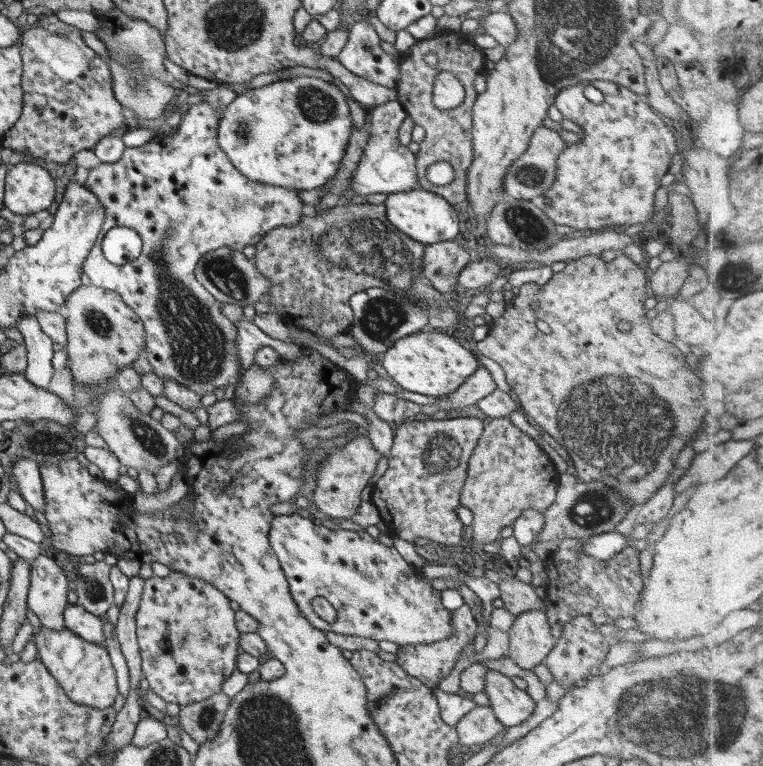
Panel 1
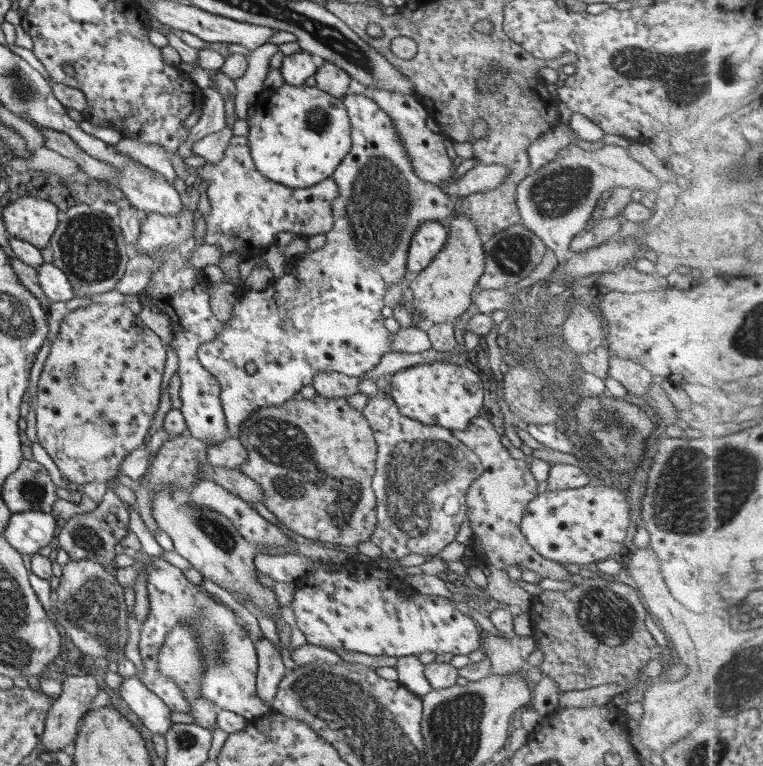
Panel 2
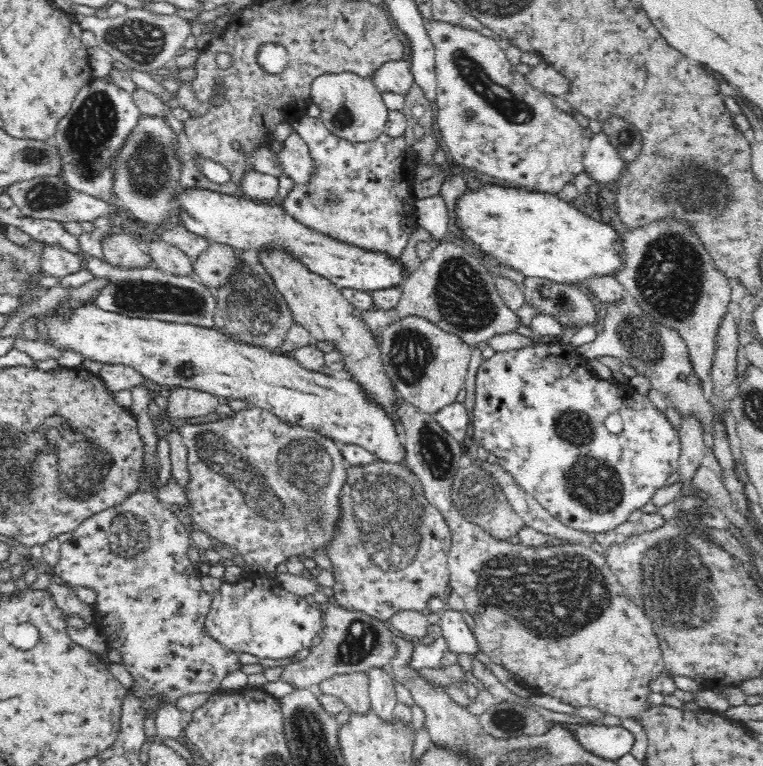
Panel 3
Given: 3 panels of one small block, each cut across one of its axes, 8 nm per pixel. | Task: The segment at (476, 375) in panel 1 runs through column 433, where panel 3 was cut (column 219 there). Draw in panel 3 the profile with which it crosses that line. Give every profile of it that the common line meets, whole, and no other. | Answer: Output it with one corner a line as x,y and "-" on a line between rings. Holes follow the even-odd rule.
176,387
167,399
170,416
179,419
206,416
220,406
217,396
190,388

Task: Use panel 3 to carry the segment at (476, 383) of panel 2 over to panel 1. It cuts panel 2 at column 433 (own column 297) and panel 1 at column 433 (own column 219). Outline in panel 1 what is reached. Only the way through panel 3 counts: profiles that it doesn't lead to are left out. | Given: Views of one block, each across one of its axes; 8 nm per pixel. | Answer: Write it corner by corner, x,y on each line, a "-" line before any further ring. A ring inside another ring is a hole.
430,329
394,340
381,354
379,363
402,389
434,397
442,397
455,390
479,366
476,357
461,347
455,332

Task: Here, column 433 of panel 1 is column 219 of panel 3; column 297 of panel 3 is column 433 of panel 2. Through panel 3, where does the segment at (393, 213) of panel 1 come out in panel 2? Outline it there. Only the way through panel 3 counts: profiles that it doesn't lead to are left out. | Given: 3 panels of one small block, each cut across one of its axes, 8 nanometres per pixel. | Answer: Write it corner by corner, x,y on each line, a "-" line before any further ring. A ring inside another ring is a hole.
421,222
411,236
406,256
406,272
411,277
425,269
446,242
446,229
439,222

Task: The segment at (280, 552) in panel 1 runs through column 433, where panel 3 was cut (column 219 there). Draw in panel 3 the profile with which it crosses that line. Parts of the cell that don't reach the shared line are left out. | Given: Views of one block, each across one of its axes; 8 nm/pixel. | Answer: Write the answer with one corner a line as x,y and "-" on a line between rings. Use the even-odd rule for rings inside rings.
246,574
235,585
223,583
219,590
211,593
212,604
206,621
206,631
216,642
236,654
246,653
260,659
284,659
294,657
302,650
310,650
322,633
322,607
312,607
304,597
285,591
276,579
265,575

